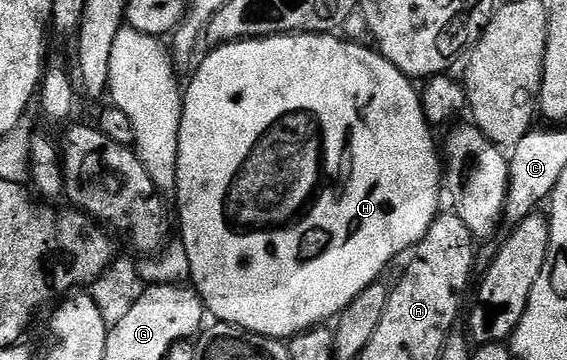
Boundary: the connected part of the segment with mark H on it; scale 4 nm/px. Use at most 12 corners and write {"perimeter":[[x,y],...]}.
{"perimeter":[[329,33],[184,86],[208,316],[288,339],[436,219],[414,82]]}

